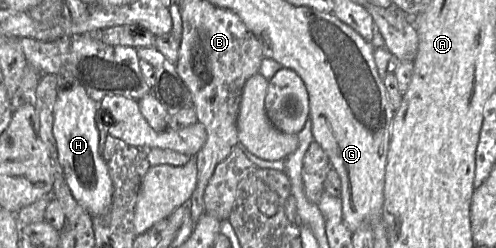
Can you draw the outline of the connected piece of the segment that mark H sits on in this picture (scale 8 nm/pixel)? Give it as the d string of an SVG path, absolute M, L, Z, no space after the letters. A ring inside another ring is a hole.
M79 83L70 89L58 91L53 108L53 136L64 178L74 199L92 217L108 211L113 195L112 180L99 147L95 118L97 108L98 103L89 97Z

